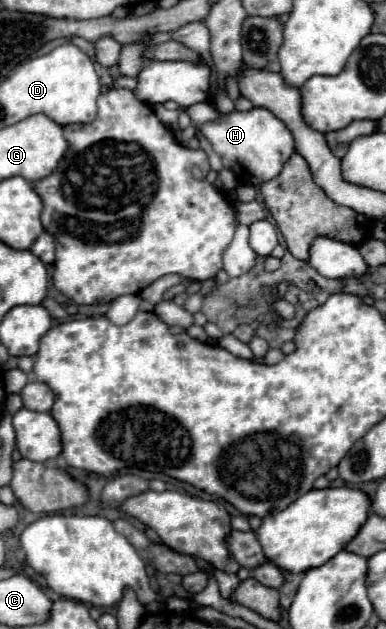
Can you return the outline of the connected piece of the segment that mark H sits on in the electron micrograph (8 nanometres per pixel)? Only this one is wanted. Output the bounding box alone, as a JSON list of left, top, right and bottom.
[199,108,295,186]

